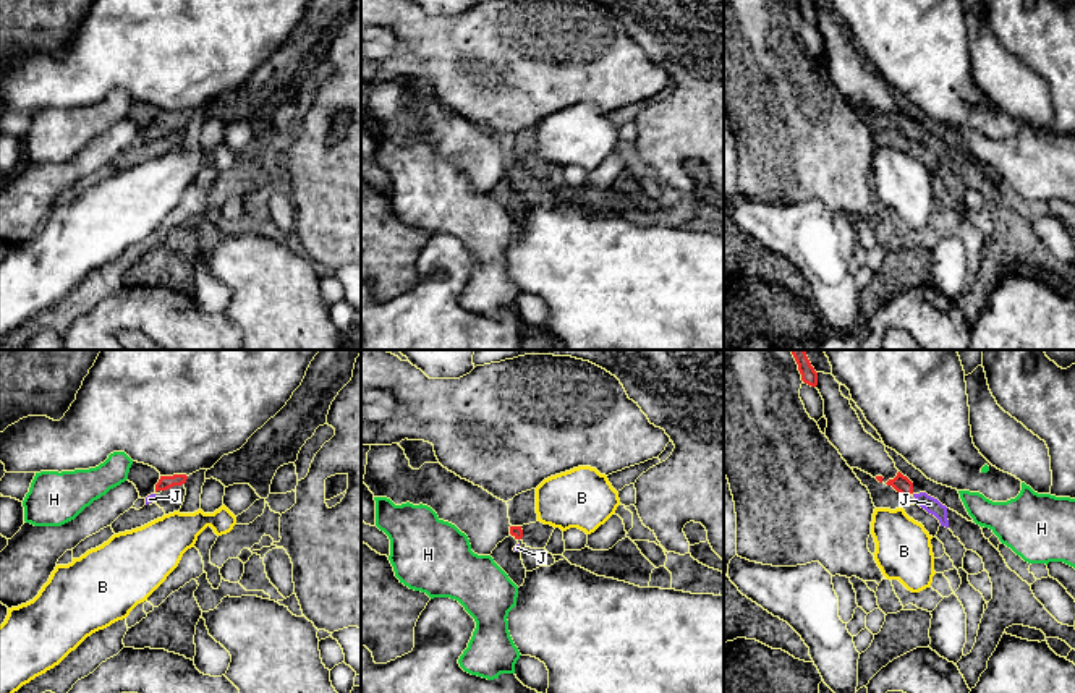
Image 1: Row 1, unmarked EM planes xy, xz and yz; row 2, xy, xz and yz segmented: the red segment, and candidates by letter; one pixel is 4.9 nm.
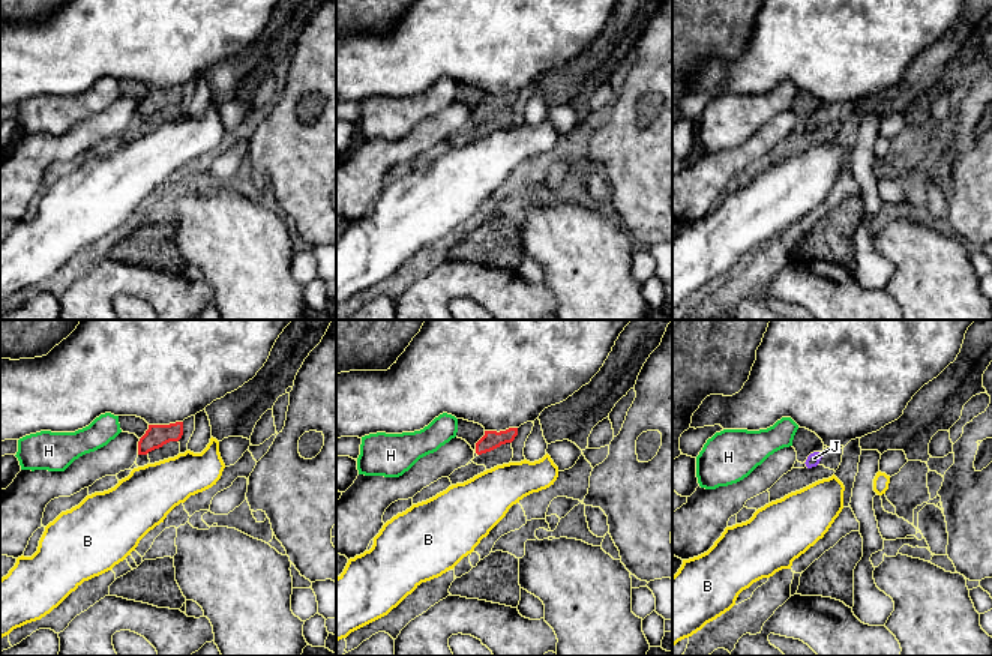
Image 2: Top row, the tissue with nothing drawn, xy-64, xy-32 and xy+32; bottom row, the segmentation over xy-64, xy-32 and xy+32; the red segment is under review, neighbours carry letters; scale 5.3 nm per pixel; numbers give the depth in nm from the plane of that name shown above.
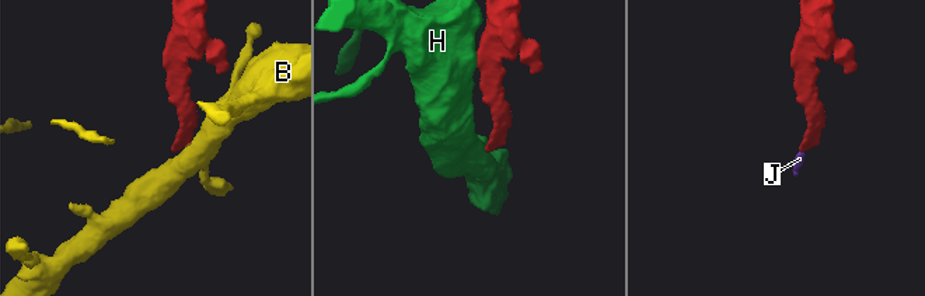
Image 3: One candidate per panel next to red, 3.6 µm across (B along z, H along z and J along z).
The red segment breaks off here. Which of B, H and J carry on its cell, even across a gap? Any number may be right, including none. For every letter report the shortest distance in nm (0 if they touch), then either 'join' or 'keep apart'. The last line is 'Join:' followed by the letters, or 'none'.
B: gap 70 nm; keep apart
H: gap 150 nm; keep apart
J: gap 0 nm; join
Join: J

